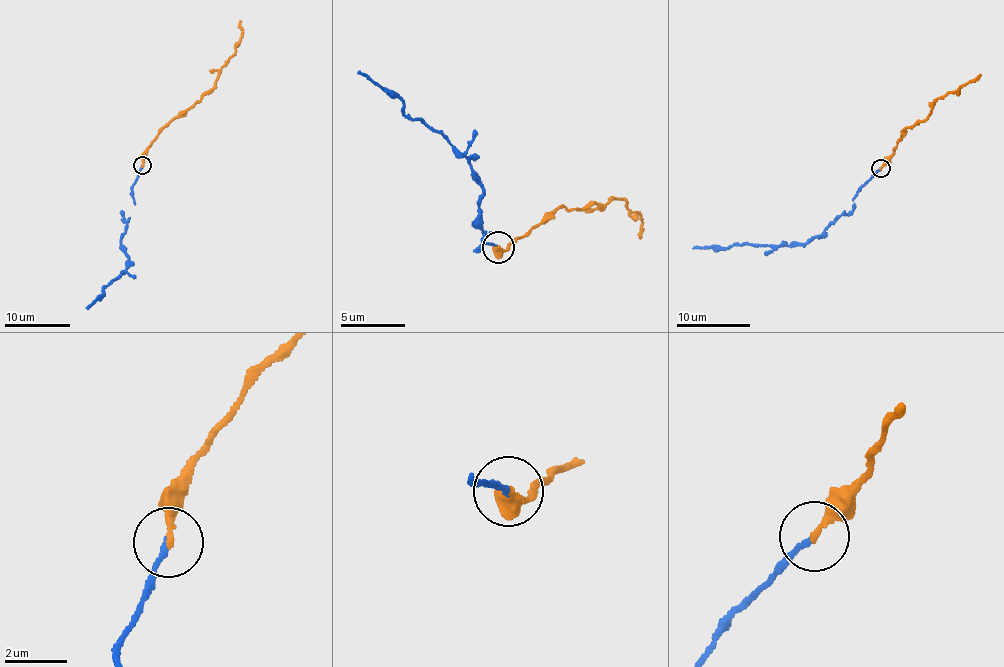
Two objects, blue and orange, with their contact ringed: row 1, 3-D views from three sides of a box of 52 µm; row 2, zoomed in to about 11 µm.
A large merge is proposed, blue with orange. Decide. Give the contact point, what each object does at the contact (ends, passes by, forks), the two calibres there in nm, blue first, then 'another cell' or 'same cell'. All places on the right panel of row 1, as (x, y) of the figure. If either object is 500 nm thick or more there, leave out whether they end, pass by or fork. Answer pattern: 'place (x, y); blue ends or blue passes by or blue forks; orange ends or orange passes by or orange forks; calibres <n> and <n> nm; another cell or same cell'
place (880, 168); blue ends; orange ends; calibres 170 and 240 nm; same cell

